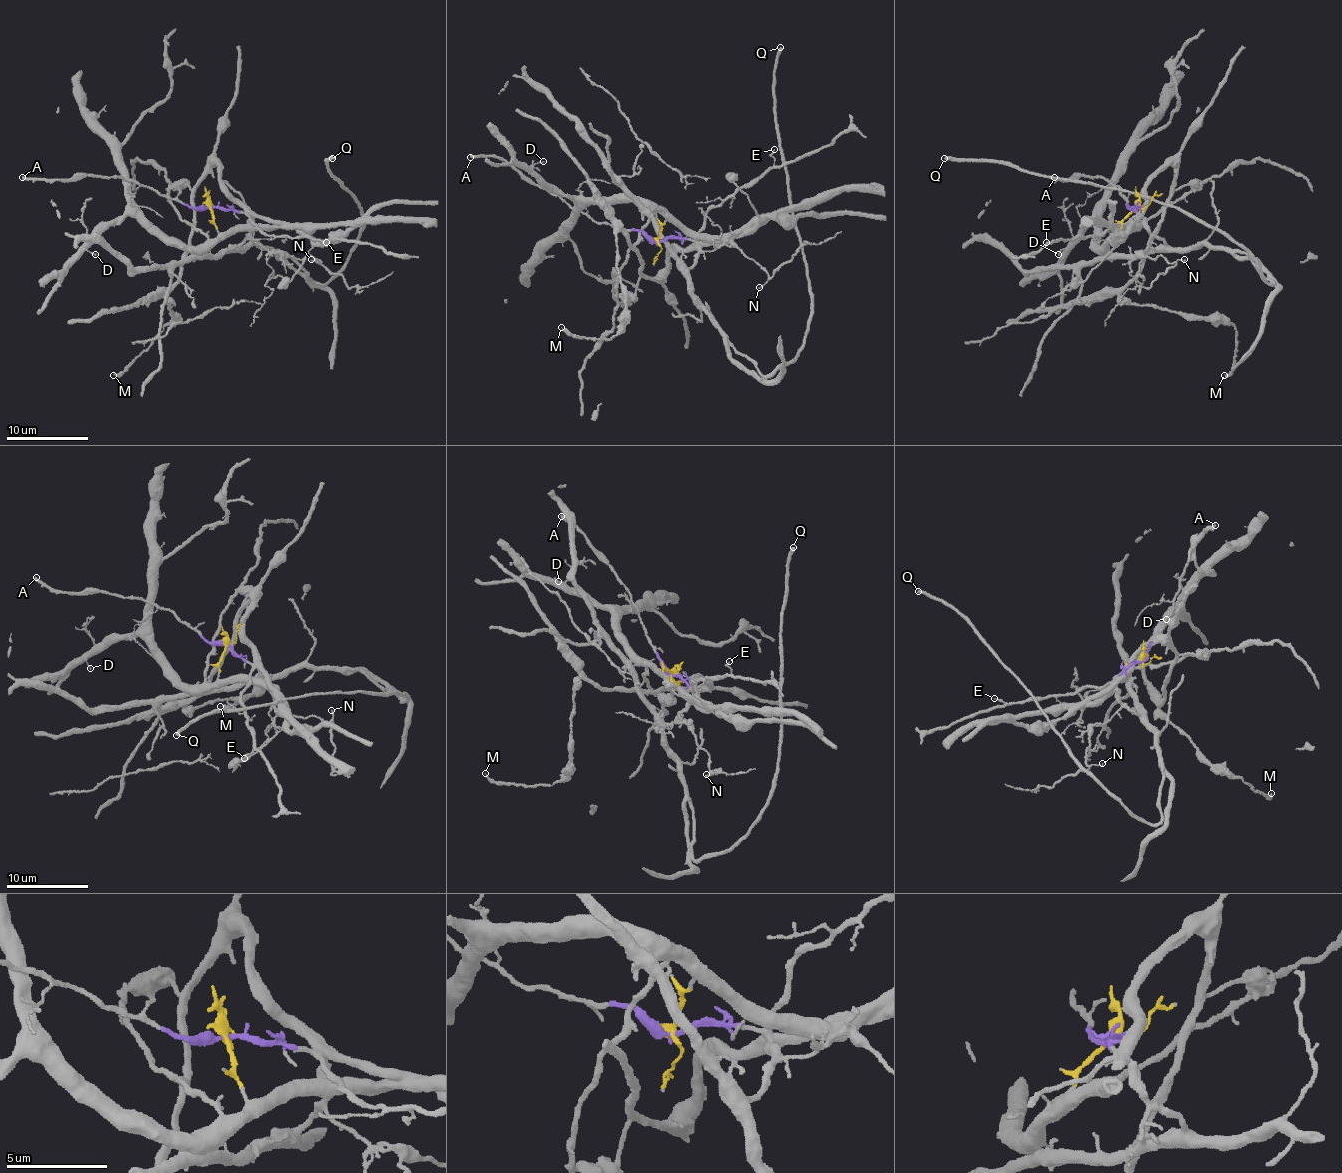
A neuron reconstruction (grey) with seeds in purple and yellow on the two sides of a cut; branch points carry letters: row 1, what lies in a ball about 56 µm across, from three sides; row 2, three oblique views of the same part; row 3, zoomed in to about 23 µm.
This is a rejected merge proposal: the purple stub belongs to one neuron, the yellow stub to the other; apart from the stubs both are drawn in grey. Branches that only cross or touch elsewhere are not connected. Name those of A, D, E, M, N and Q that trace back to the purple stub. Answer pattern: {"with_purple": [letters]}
{"with_purple": ["A", "E", "N", "Q"]}

